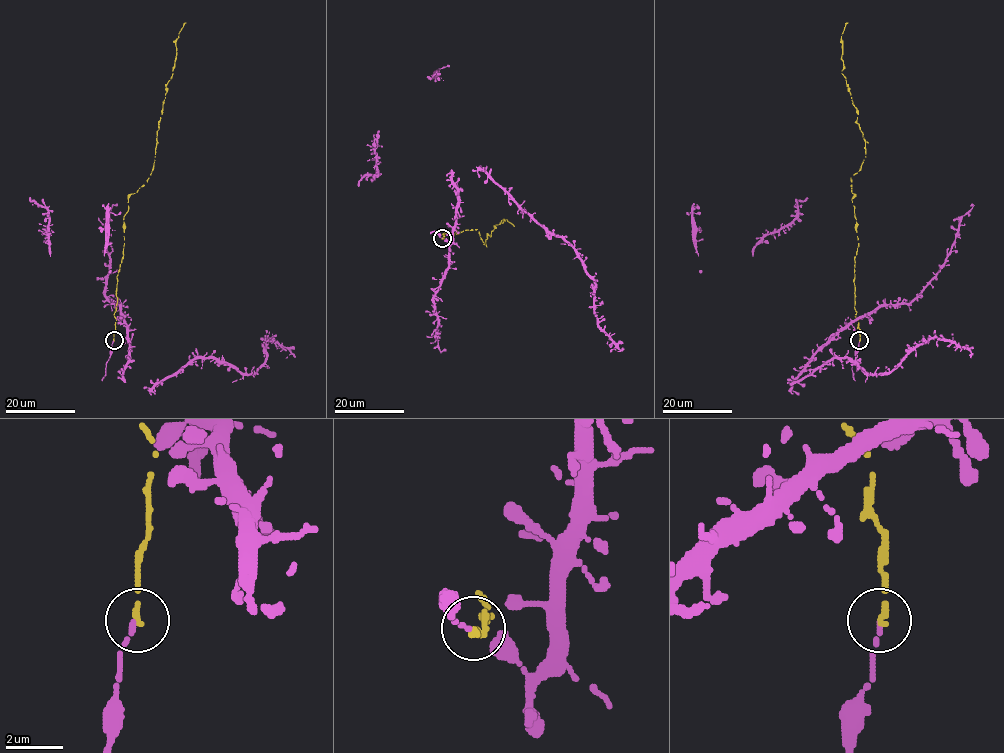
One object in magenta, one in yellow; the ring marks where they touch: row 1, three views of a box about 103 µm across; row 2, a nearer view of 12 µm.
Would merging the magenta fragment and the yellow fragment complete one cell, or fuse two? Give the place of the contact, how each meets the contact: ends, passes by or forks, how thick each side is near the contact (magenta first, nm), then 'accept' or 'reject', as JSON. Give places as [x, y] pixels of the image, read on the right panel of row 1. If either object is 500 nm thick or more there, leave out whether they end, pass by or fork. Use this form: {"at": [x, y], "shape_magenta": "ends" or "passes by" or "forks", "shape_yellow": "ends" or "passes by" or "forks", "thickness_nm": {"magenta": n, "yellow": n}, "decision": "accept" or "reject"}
{"at": [859, 340], "shape_magenta": "ends", "shape_yellow": "ends", "thickness_nm": {"magenta": 160, "yellow": 240}, "decision": "accept"}

